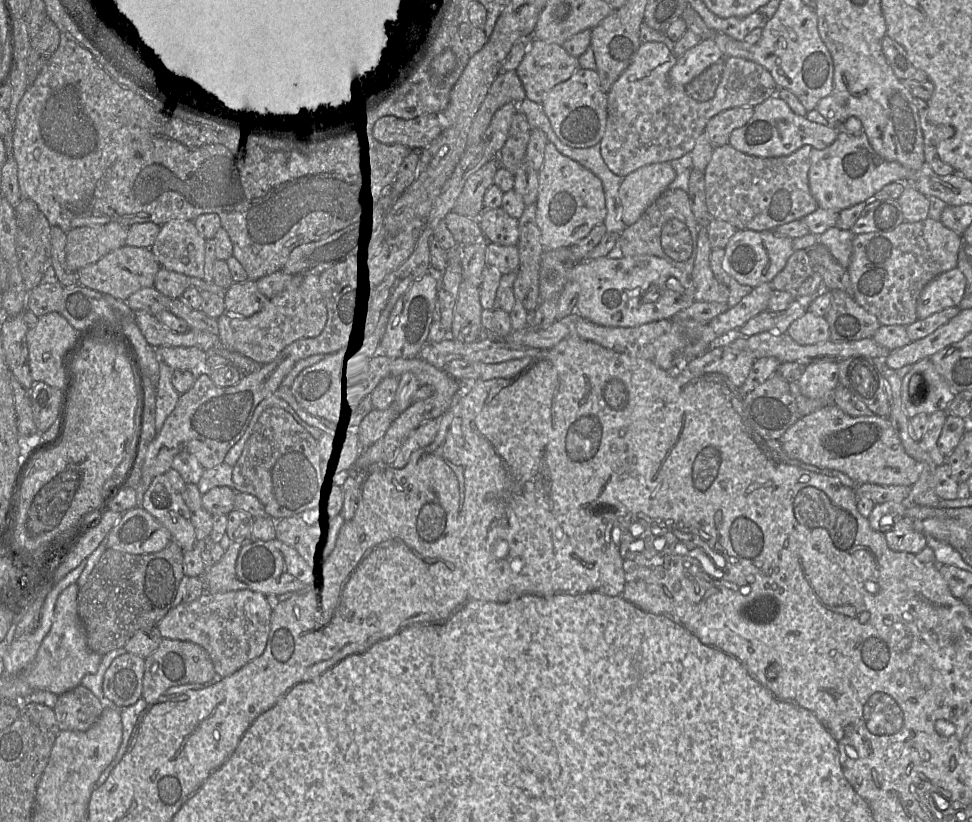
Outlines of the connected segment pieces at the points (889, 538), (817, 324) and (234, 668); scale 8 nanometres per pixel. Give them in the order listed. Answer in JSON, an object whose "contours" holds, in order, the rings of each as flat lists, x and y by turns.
{"contours":[[[906,517,884,534,889,548,893,551,917,554,927,546,926,536,917,531,911,519]],[[808,310,789,326,786,333,800,345,814,345,830,340,825,316,815,315]],[[250,590,204,593,190,603,172,608,158,624,162,638,201,646,211,658,220,678,230,676,259,657,267,643,271,608,265,595]]]}

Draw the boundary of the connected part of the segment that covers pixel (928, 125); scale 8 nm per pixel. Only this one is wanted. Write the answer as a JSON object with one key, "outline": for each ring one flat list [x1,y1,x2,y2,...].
{"outline":[[914,97,914,103,918,110,920,126,923,134,924,157,932,170,940,176,955,173,954,168,940,160,937,148,942,140,951,138,955,134,955,129,948,124,933,124,928,120,927,101]]}

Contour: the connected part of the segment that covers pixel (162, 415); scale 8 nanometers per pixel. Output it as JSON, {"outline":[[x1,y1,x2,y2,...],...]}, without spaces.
{"outline":[[159,362,159,379,157,383,155,429,160,432,164,421,174,410,180,394,177,393,171,383,173,369,166,363]]}

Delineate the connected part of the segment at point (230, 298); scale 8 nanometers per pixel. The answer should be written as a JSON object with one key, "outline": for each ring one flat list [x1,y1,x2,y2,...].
{"outline":[[255,281,233,282,224,293,226,314,250,317,260,311,267,298,258,290]]}

